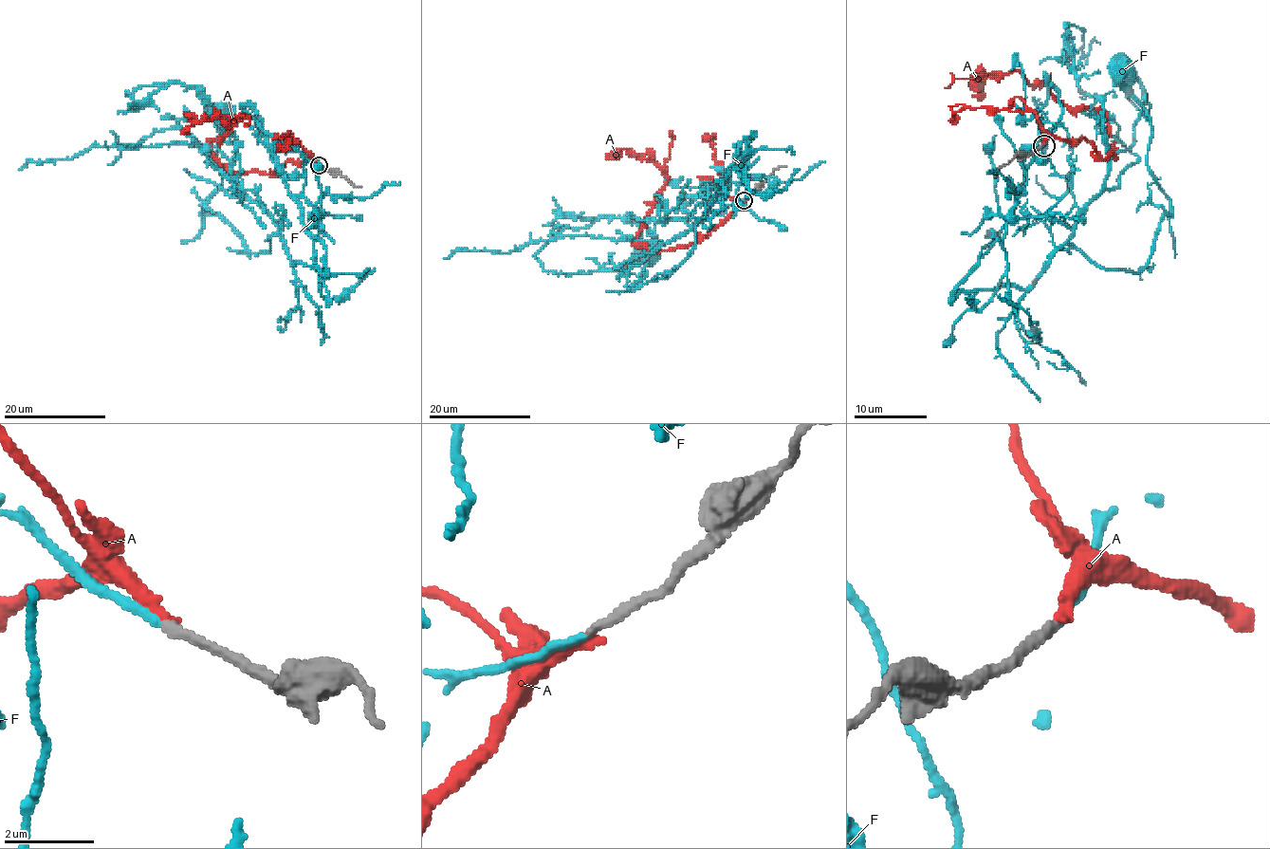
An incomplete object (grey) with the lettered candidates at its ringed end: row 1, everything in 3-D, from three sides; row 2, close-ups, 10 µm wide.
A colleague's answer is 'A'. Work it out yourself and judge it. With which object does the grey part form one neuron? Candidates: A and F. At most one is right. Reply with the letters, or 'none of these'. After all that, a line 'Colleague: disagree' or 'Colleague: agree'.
F
Colleague: disagree

